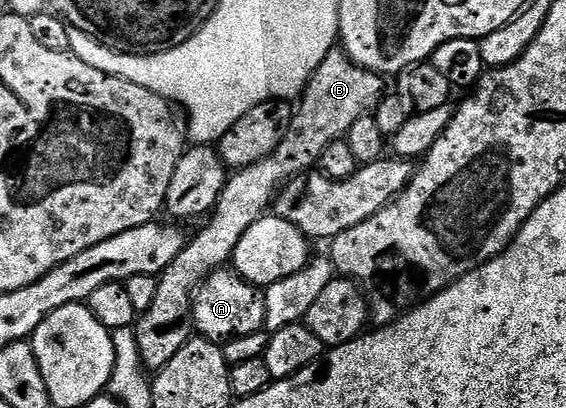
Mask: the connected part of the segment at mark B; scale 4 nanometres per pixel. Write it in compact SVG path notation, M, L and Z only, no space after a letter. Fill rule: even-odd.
M340 48L330 51L323 64L315 68L296 103L289 131L287 136L283 136L279 148L275 148L263 160L226 177L223 192L208 219L210 222L194 238L190 237L186 241L179 256L175 256L175 260L171 260L171 264L167 264L167 268L157 278L155 300L135 323L141 362L146 371L158 372L187 344L191 337L190 318L197 287L206 281L209 274L224 267L232 259L243 232L247 232L247 228L251 228L251 224L260 218L266 217L277 191L289 179L312 171L319 156L323 156L323 148L327 148L327 144L336 138L345 138L355 120L365 114L372 115L382 98L386 97L385 82L382 75L356 66Z

